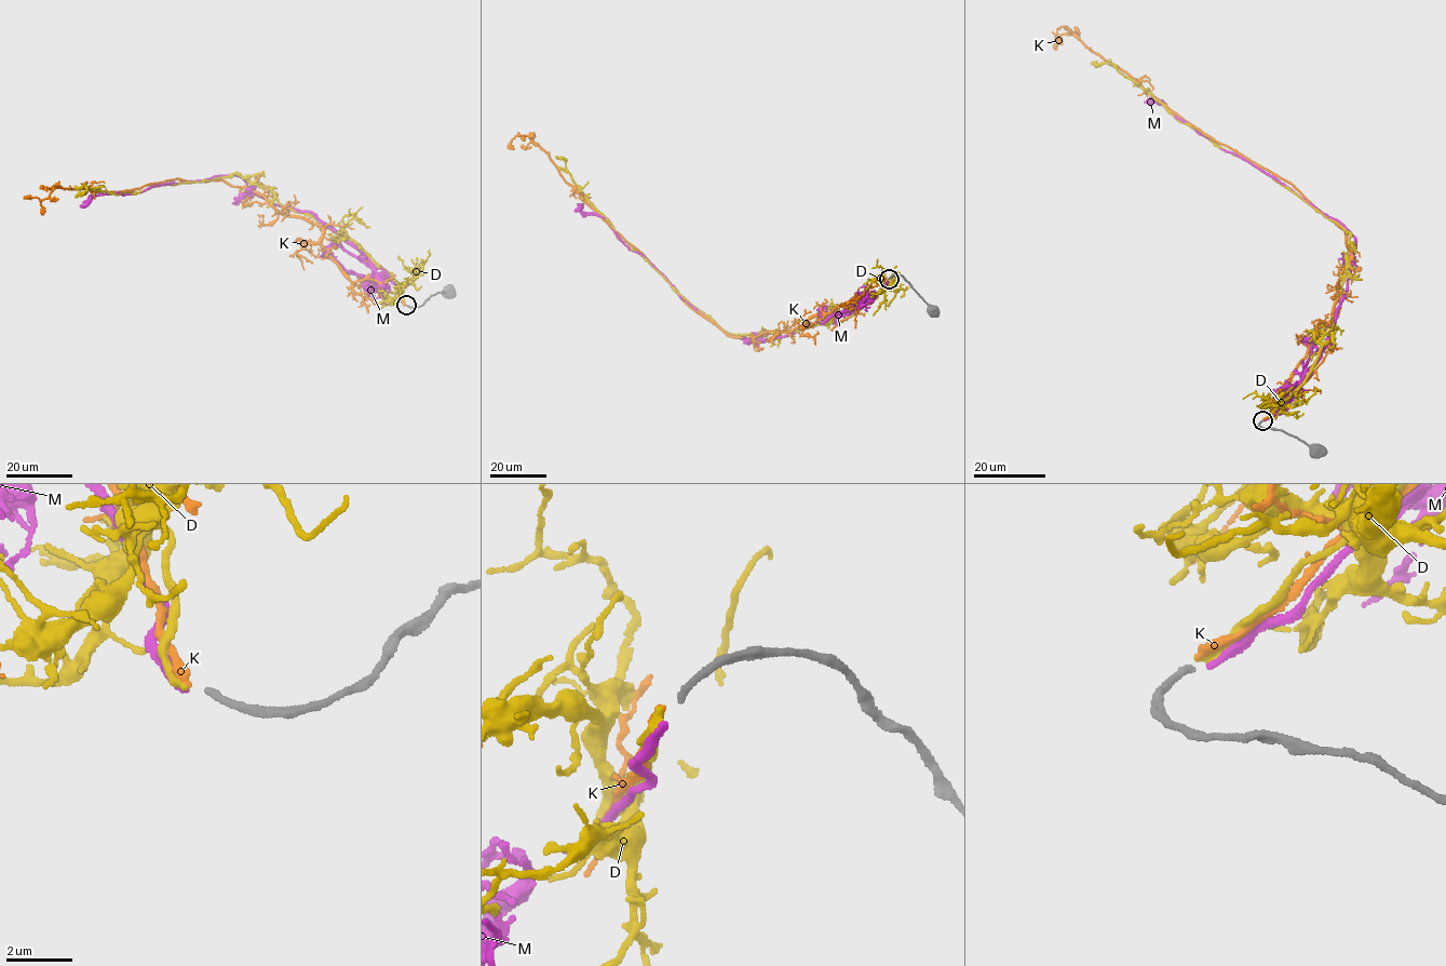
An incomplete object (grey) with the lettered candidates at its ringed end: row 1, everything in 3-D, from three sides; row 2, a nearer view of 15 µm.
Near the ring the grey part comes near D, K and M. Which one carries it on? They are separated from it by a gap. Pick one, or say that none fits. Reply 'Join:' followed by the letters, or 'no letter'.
Join: D

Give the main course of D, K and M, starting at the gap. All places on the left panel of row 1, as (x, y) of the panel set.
D: (405, 306), (401, 287), (356, 244), (238, 174), (134, 193), (84, 185), (75, 198)
K: (405, 305), (393, 280), (327, 228), (221, 179), (118, 192), (61, 187), (30, 199)
M: (405, 305), (397, 287), (376, 276), (334, 230), (311, 212), (272, 204), (240, 176), (93, 196), (80, 206)

